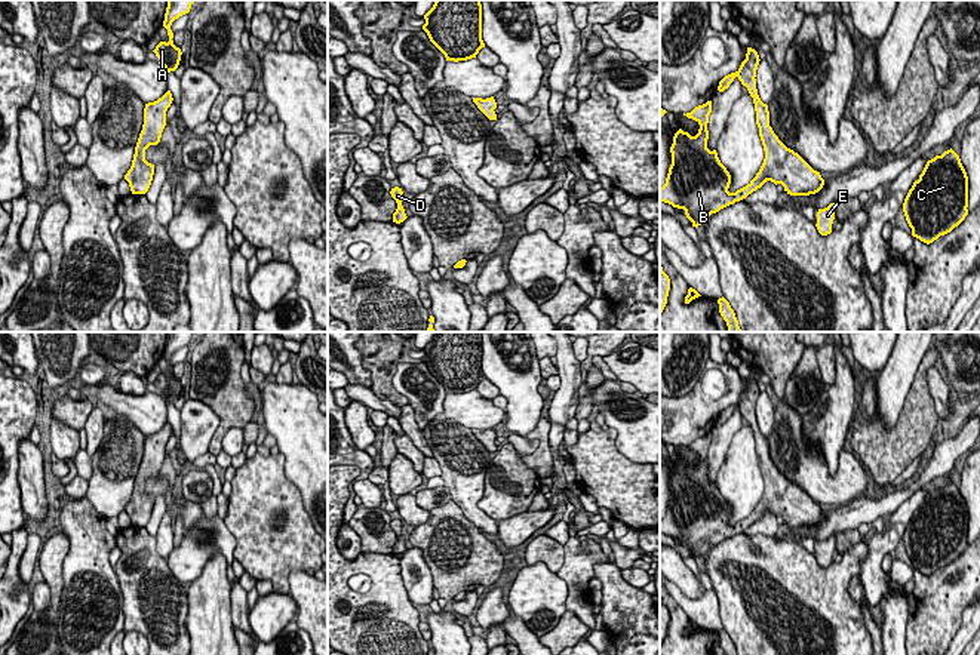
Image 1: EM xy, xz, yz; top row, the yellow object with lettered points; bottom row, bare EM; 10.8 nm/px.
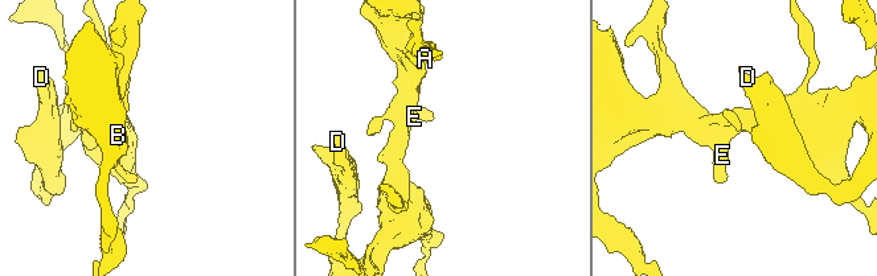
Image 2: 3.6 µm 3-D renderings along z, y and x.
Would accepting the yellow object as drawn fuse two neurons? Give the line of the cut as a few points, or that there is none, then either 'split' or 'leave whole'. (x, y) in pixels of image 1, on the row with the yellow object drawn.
no cut | leave whole

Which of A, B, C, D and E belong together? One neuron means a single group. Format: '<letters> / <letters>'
A B C D E

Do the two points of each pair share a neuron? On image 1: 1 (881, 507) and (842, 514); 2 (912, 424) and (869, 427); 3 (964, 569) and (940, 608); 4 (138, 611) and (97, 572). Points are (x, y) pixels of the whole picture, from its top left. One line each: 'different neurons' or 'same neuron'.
1: same neuron
2: same neuron
3: same neuron
4: different neurons

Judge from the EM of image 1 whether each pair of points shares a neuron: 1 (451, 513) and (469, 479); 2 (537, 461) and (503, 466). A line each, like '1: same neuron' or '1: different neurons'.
1: different neurons
2: different neurons

